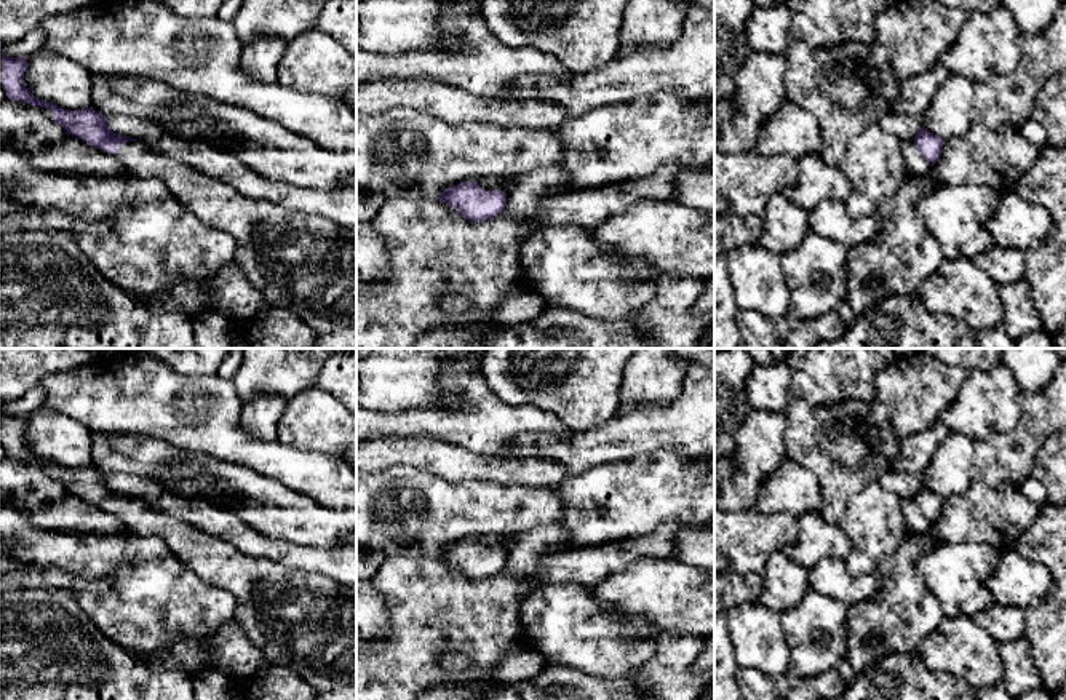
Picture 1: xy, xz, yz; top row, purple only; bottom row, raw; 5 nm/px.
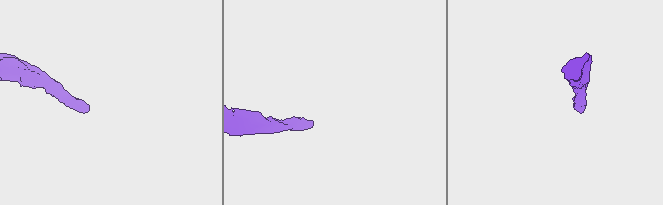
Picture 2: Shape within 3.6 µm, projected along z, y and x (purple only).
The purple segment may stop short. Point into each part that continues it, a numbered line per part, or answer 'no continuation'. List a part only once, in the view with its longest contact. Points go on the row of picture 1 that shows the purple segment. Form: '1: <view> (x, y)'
1: yz (916, 163)

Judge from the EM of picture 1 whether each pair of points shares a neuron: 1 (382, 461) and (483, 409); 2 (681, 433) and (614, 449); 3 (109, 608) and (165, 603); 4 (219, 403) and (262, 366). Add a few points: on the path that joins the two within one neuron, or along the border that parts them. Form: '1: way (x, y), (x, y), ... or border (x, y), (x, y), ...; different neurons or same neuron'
1: border (392, 437), (433, 437), (465, 449); different neurons
2: way (665, 433), (636, 433), (630, 438); same neuron
3: way (123, 608), (151, 608); same neuron
4: border (230, 381), (242, 405); different neurons

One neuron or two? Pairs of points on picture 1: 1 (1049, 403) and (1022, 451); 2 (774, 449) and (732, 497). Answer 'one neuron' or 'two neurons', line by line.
1: one neuron
2: one neuron

